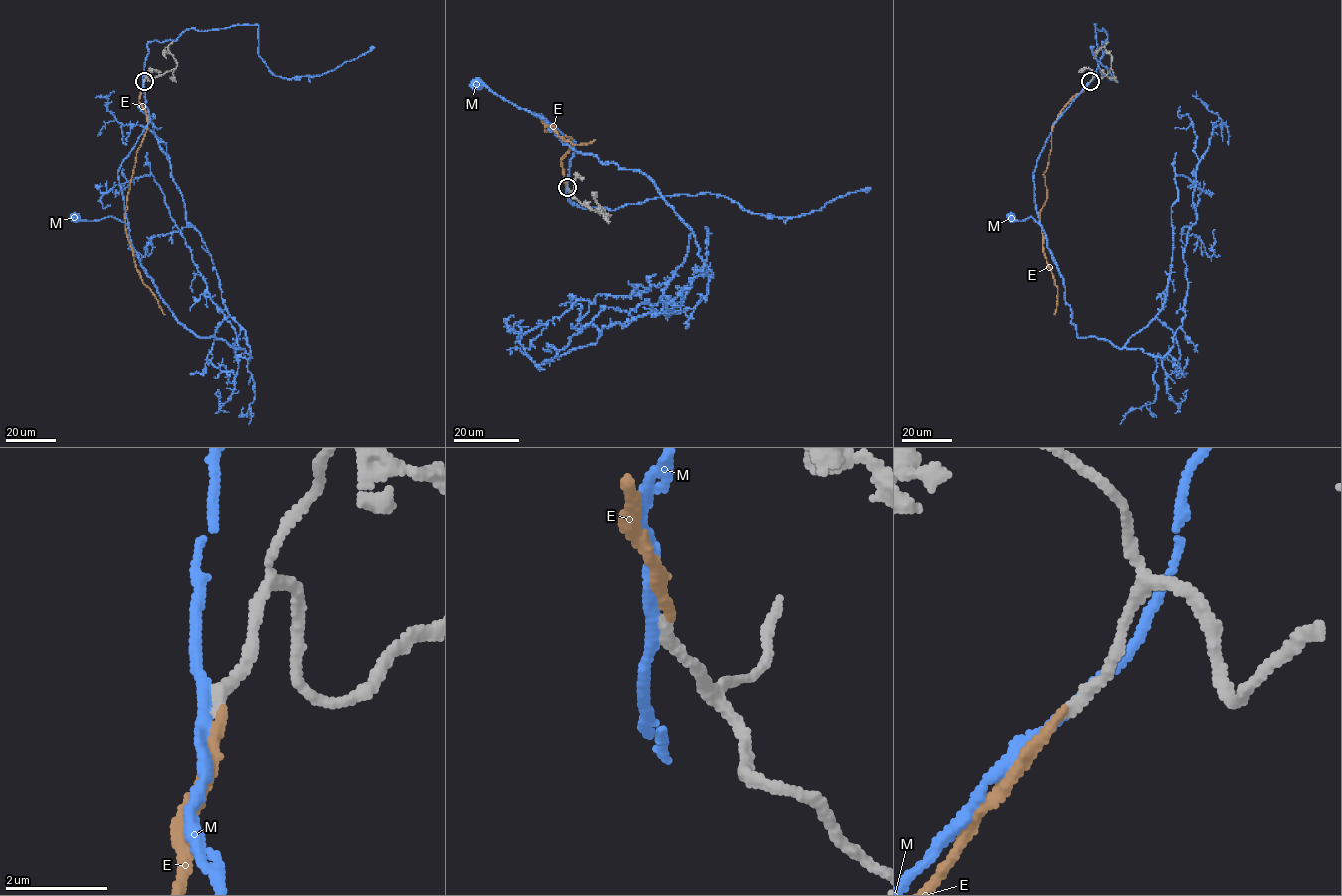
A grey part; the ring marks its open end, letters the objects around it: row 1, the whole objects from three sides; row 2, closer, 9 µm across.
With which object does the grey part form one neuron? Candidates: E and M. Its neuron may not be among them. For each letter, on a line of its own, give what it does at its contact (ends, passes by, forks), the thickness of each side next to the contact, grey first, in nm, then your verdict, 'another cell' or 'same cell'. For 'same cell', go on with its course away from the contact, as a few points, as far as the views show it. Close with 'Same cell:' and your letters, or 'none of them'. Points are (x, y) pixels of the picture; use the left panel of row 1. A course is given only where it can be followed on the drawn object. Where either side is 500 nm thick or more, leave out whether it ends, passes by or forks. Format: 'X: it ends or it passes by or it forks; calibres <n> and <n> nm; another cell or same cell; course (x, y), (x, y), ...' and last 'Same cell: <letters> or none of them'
E: it ends; calibres 240 and 180 nm; same cell; course (144, 81), (139, 102), (145, 110), (147, 125), (136, 155), (124, 223), (135, 267), (164, 314)
M: it passes by; calibres 260 and 200 nm; another cell
Same cell: E

